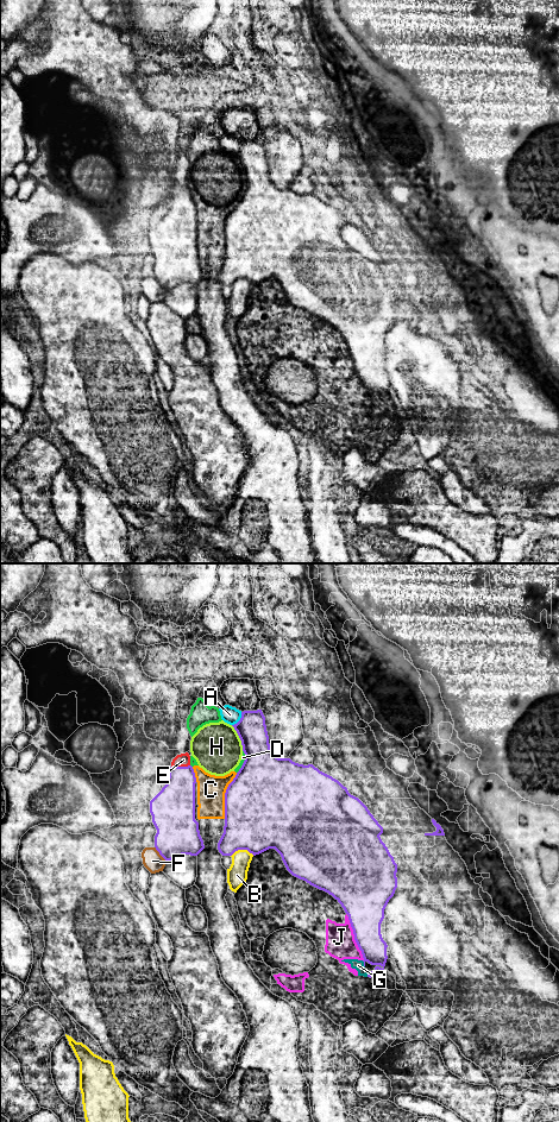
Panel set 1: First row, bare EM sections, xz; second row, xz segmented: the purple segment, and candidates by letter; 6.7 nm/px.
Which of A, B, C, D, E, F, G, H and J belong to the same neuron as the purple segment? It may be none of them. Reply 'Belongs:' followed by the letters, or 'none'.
Belongs: E

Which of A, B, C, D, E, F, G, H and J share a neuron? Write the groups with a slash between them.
A F / B / C D H / E / G J

